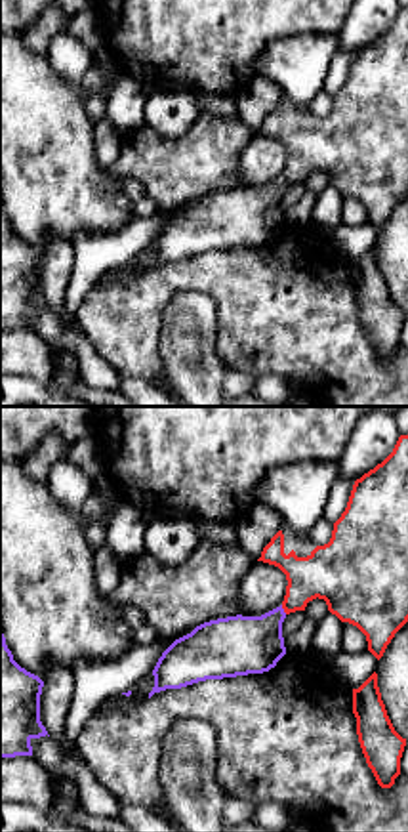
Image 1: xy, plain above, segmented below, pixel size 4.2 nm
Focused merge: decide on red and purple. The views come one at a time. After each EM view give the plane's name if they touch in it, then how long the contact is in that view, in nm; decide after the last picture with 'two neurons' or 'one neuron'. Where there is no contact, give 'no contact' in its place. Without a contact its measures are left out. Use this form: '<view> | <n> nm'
xy | 50 nm

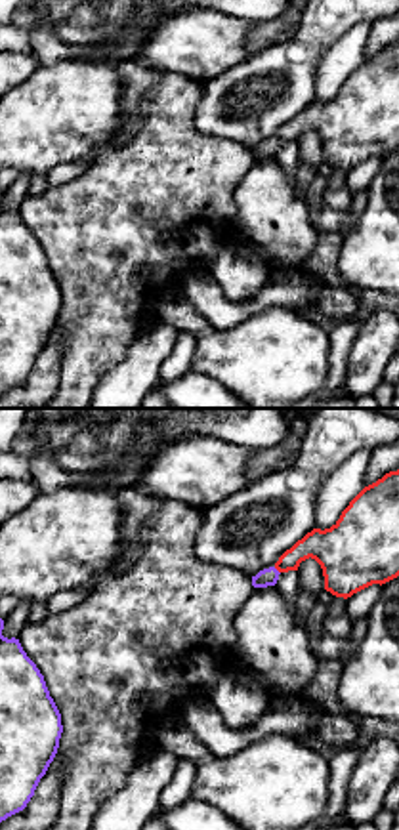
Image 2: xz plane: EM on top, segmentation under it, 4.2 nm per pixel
xz | 40 nm

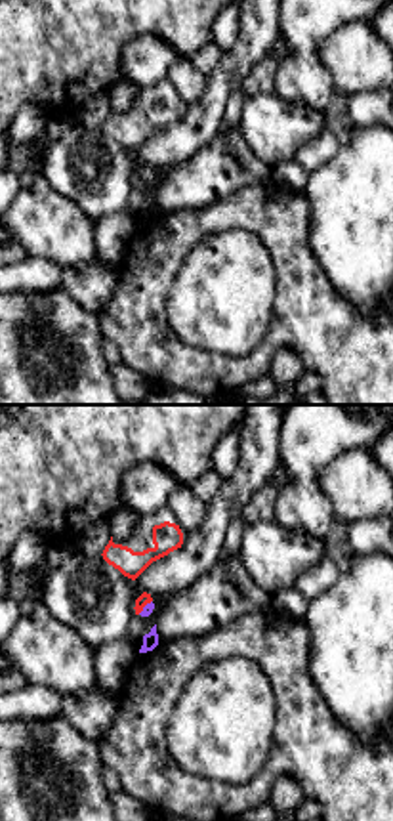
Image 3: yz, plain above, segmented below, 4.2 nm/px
yz | 90 nm

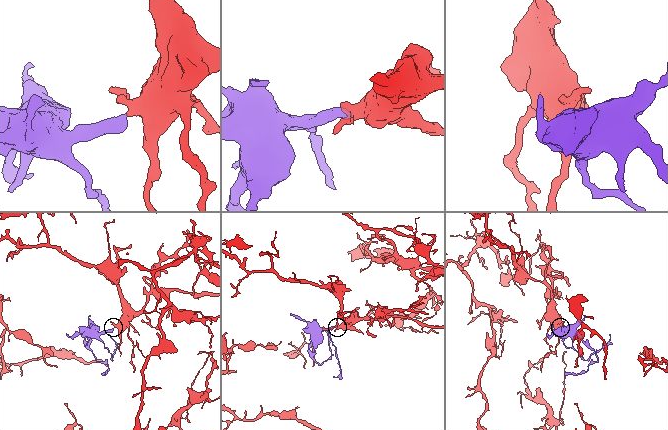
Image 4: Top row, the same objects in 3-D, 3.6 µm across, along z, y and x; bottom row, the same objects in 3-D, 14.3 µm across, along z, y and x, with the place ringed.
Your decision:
one neuron

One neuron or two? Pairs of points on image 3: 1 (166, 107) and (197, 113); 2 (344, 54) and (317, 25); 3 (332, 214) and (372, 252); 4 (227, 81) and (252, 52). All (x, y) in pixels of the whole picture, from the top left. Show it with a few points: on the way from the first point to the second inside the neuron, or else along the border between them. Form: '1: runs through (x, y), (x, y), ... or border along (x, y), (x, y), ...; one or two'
1: border along (189, 105), (176, 121), (149, 136); two
2: border along (371, 21), (344, 23), (321, 48), (330, 81); two
3: runs through (342, 224), (363, 245); one
4: runs through (231, 73), (245, 60); one

